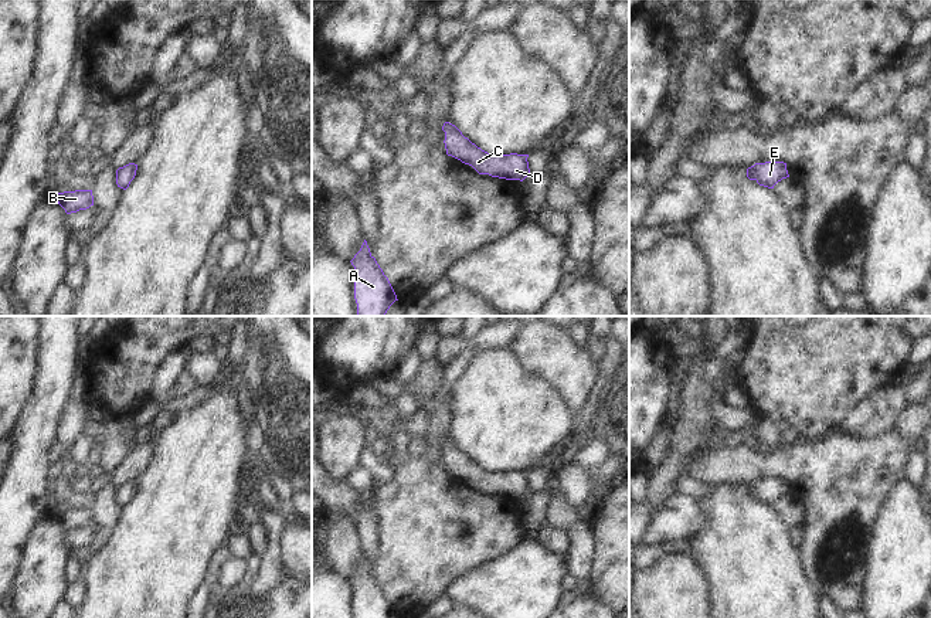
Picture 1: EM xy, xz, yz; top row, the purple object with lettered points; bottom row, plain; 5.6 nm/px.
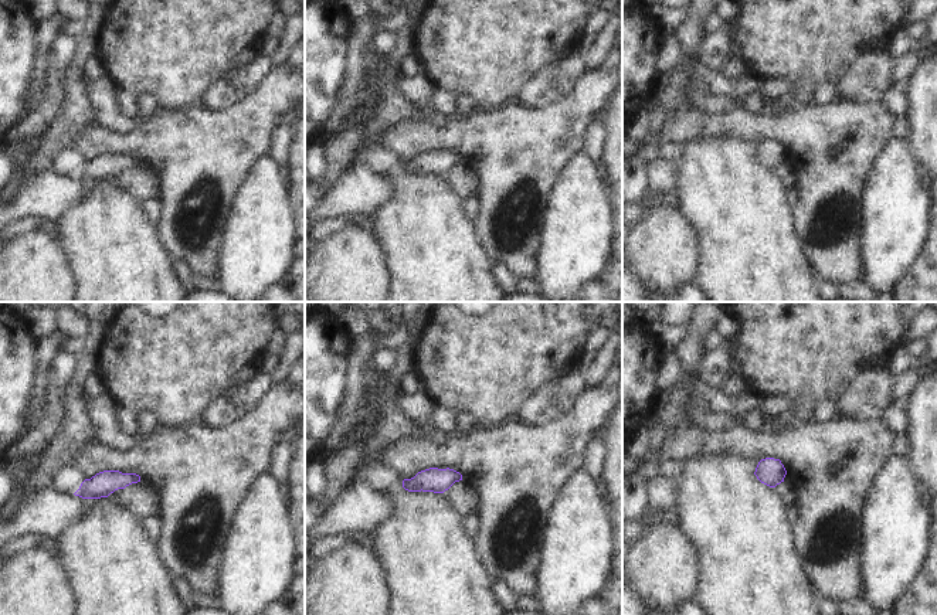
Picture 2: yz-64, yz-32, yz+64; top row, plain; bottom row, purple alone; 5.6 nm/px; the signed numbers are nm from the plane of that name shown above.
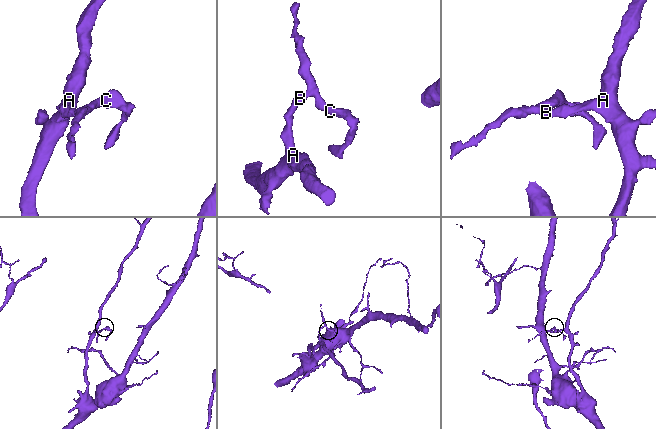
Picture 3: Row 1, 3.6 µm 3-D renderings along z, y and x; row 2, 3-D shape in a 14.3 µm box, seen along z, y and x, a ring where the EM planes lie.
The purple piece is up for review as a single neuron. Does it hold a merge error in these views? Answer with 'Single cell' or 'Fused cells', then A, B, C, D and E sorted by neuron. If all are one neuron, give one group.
Single cell. Groups: A B C D E.

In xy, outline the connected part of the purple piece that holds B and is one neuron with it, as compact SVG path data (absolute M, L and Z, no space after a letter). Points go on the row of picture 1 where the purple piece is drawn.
M75 190L54 194L54 198L65 210L67 214L86 210L94 206L92 190Z

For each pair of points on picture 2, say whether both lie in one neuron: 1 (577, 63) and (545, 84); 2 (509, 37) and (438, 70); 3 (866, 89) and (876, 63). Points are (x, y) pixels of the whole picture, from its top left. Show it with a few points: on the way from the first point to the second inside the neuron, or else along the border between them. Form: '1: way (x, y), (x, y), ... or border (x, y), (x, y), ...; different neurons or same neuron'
1: way (569, 71), (553, 84); same neuron
2: way (492, 47), (467, 47), (455, 58); same neuron
3: way (866, 82), (873, 70); same neuron

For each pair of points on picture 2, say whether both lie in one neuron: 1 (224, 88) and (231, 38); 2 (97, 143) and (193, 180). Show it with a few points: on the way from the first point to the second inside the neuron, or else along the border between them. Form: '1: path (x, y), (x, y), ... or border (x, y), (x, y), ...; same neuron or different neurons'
1: border (231, 67), (202, 99); different neurons
2: path (121, 145), (158, 145), (169, 156); same neuron

